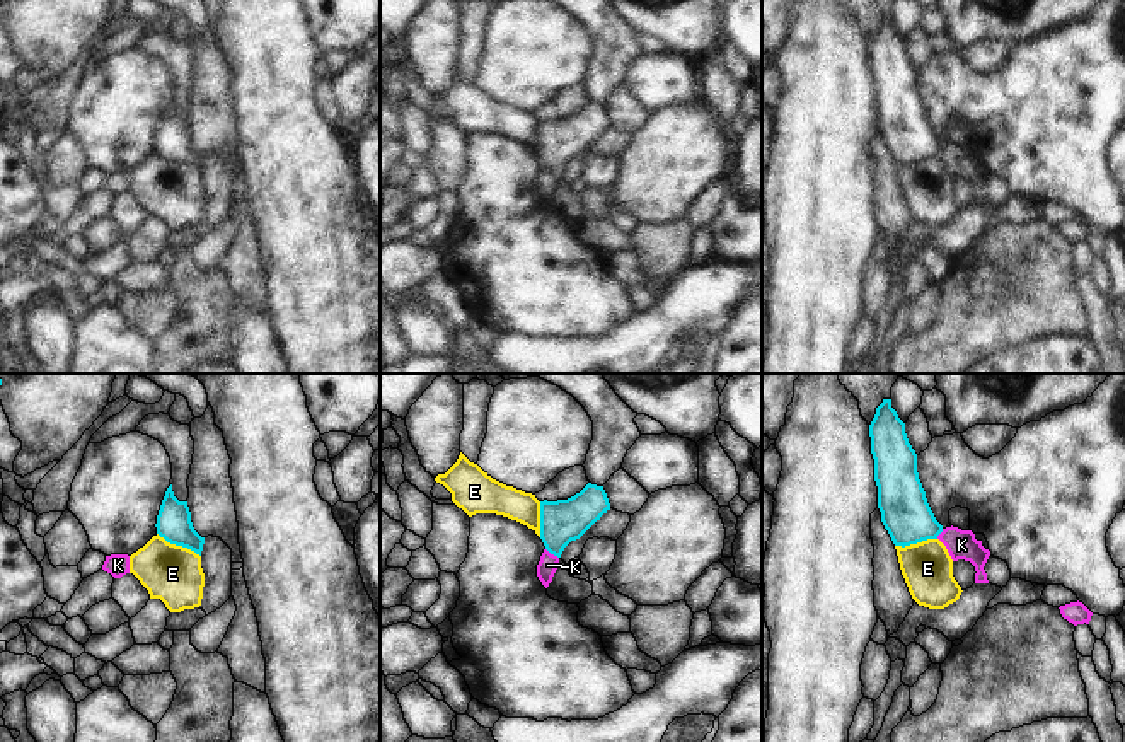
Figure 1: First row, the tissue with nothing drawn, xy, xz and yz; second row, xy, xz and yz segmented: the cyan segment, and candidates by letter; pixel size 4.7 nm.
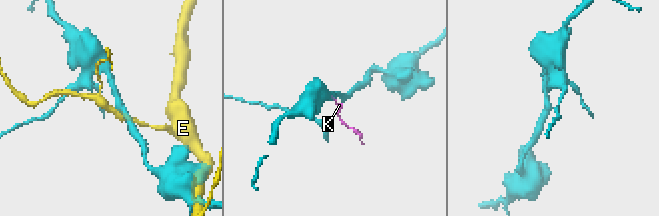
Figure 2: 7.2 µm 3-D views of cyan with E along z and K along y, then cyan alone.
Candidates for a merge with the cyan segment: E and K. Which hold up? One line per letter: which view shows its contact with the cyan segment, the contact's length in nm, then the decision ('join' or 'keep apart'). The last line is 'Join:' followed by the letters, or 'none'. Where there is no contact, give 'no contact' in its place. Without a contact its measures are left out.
E: meets cyan in xy; contact 240 nm long; keep apart
K: meets cyan in xz; contact 80 nm long; keep apart
Join: none

